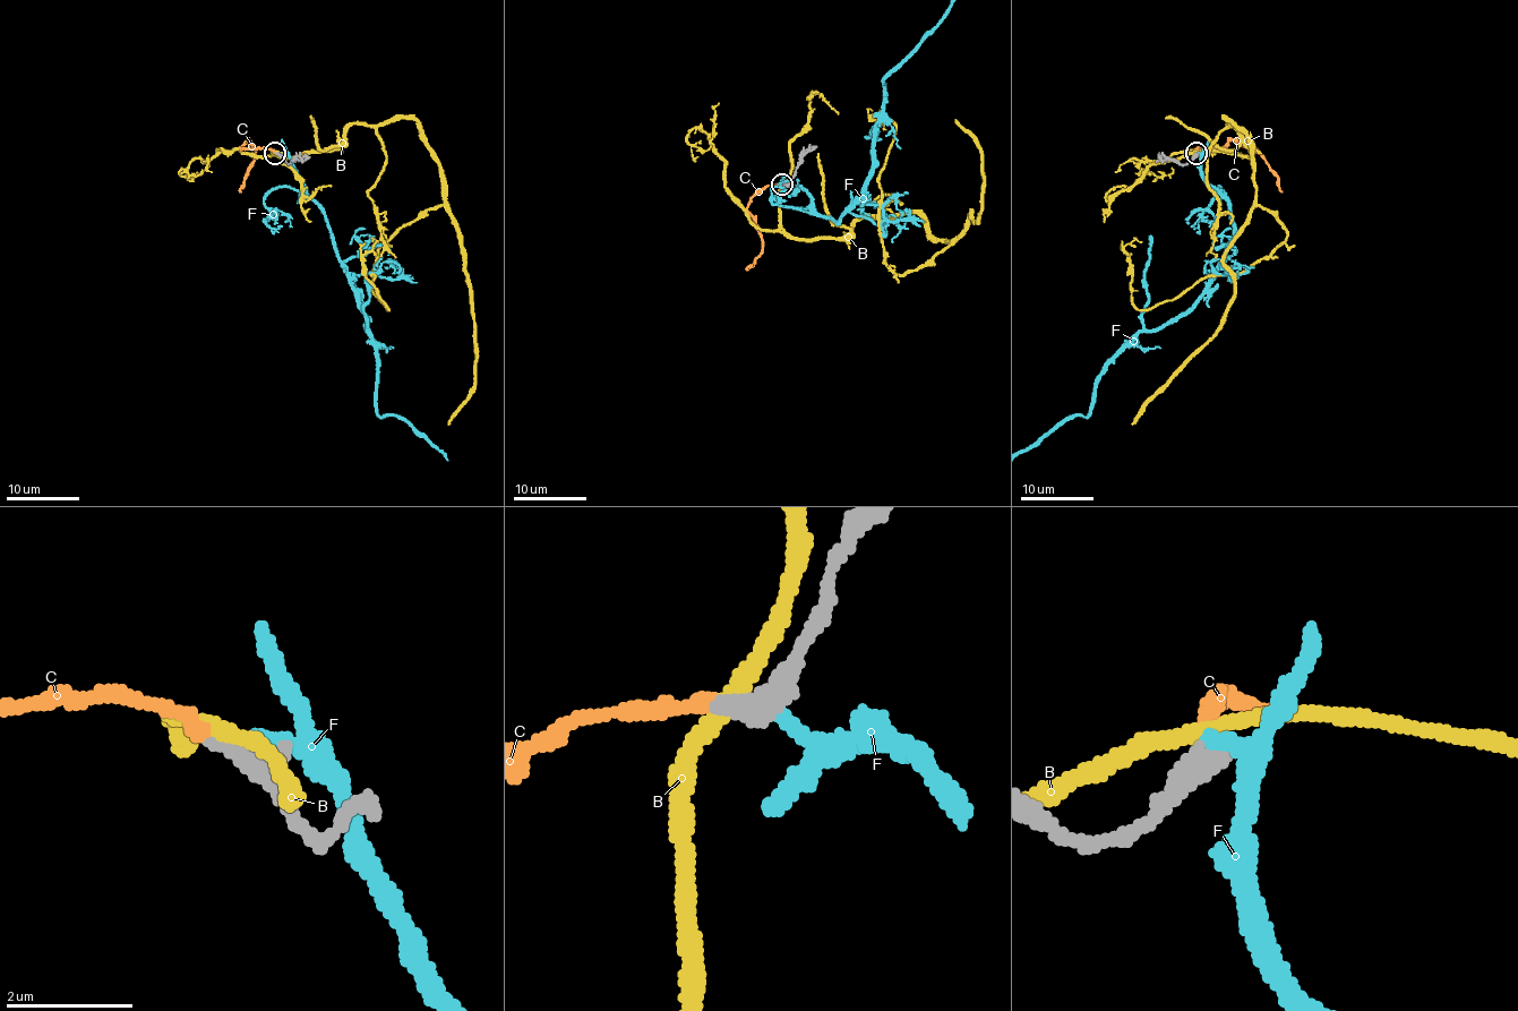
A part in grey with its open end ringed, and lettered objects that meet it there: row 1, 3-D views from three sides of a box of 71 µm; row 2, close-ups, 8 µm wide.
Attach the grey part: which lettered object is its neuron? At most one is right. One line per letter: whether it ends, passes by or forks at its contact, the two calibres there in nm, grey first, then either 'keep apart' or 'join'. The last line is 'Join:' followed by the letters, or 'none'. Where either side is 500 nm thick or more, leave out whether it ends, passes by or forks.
B: it passes by | 440/280 nm | keep apart
C: it ends | 380/240 nm | join
F: 500/240 nm | keep apart
Join: C

